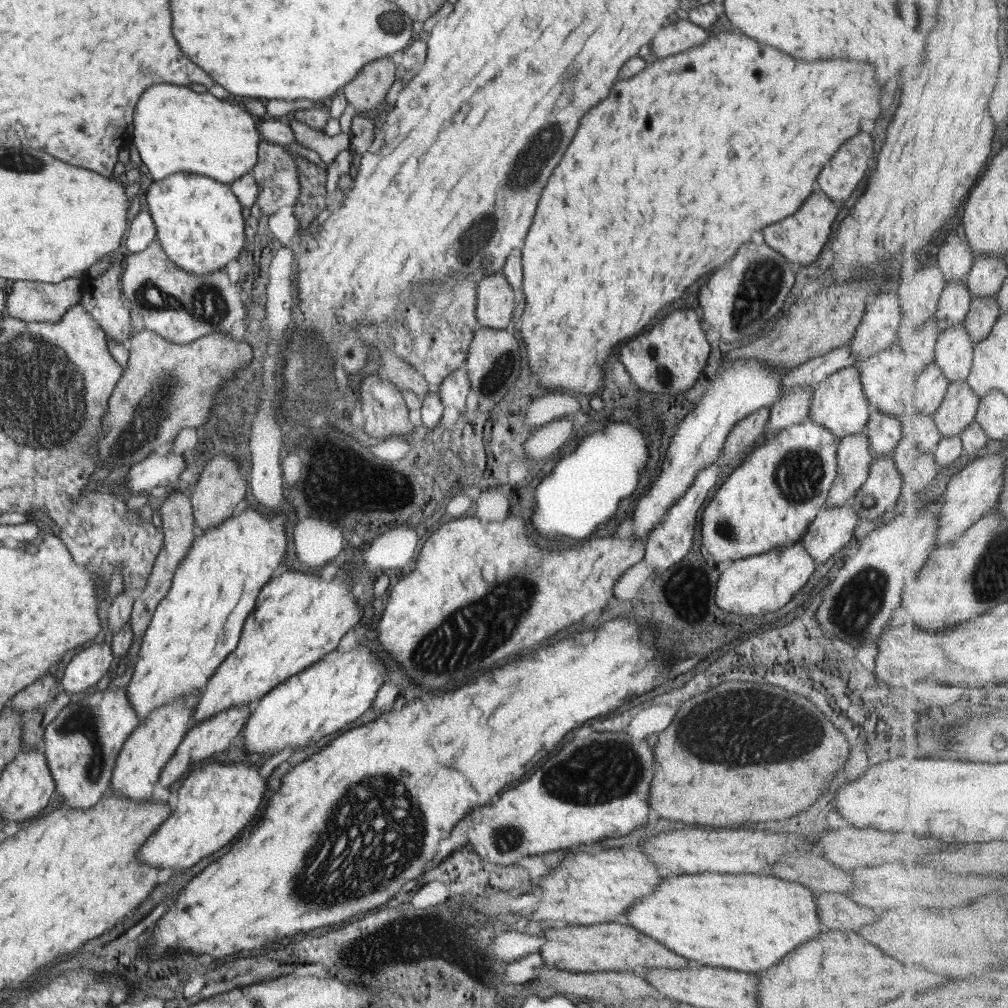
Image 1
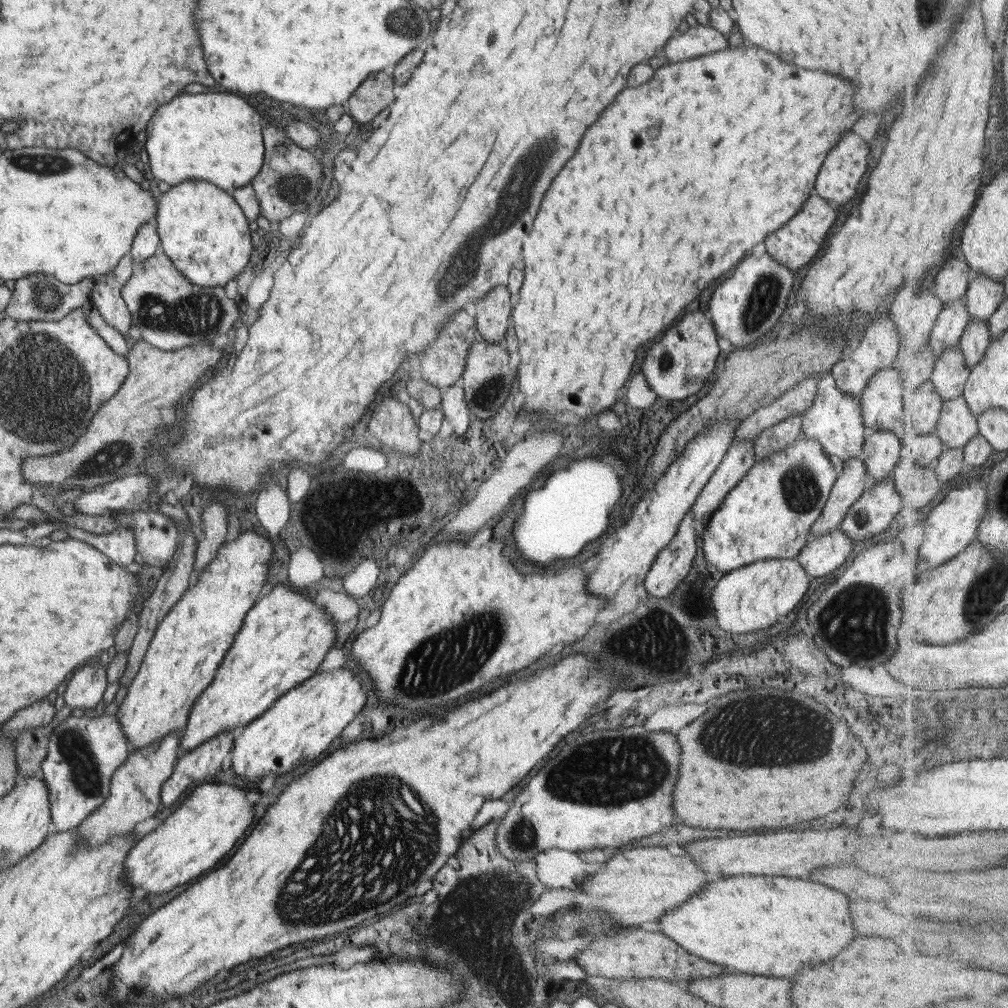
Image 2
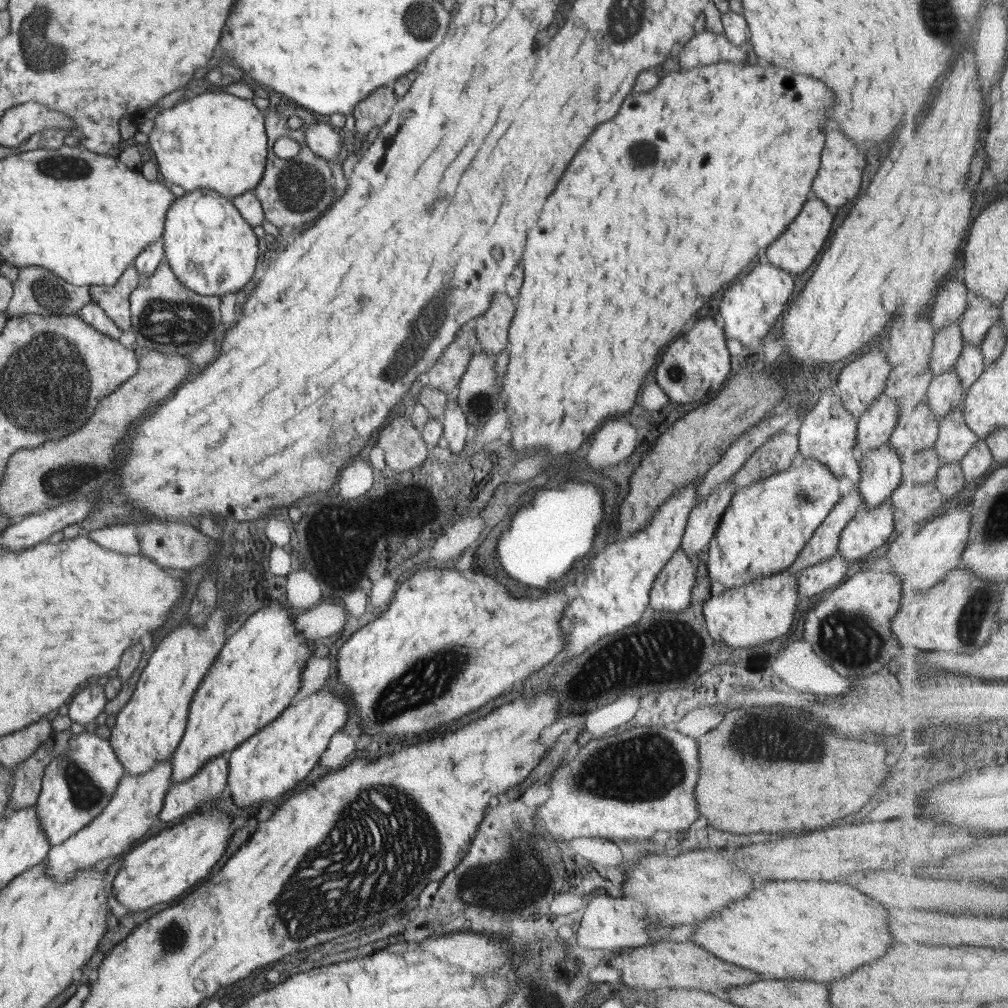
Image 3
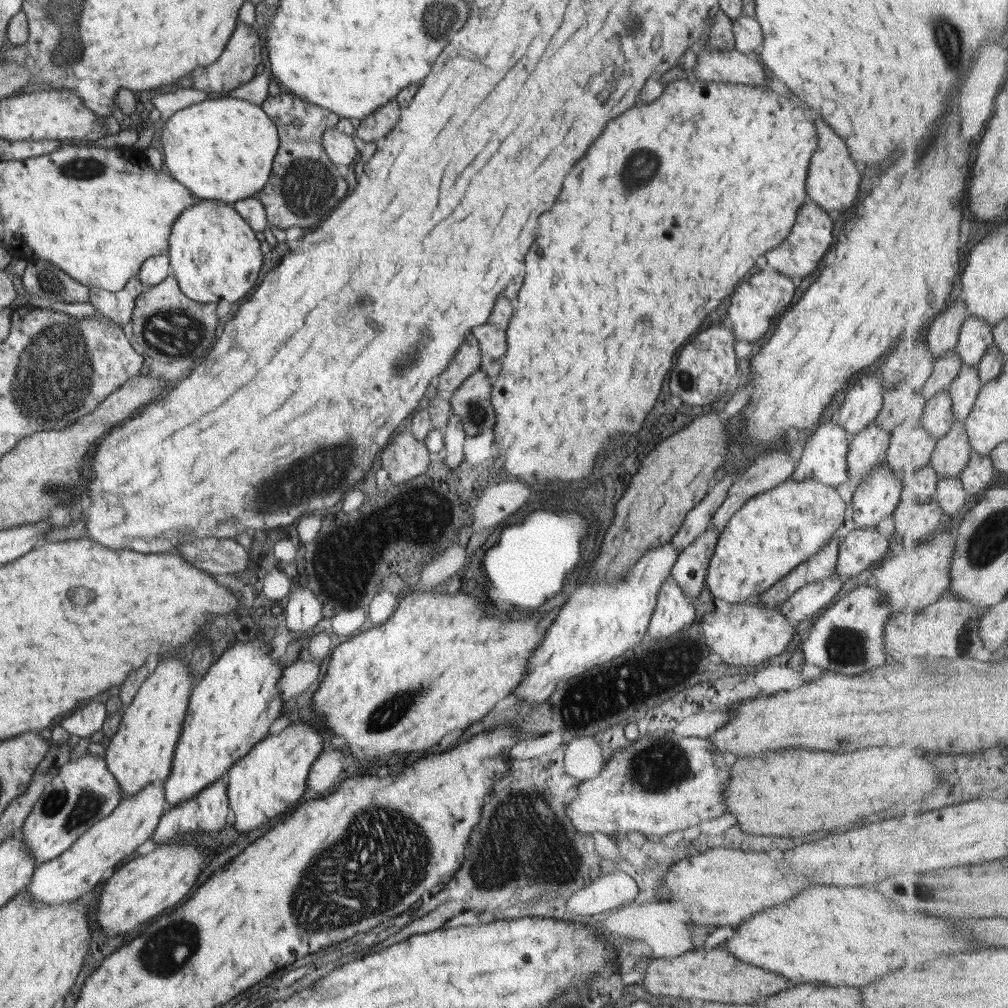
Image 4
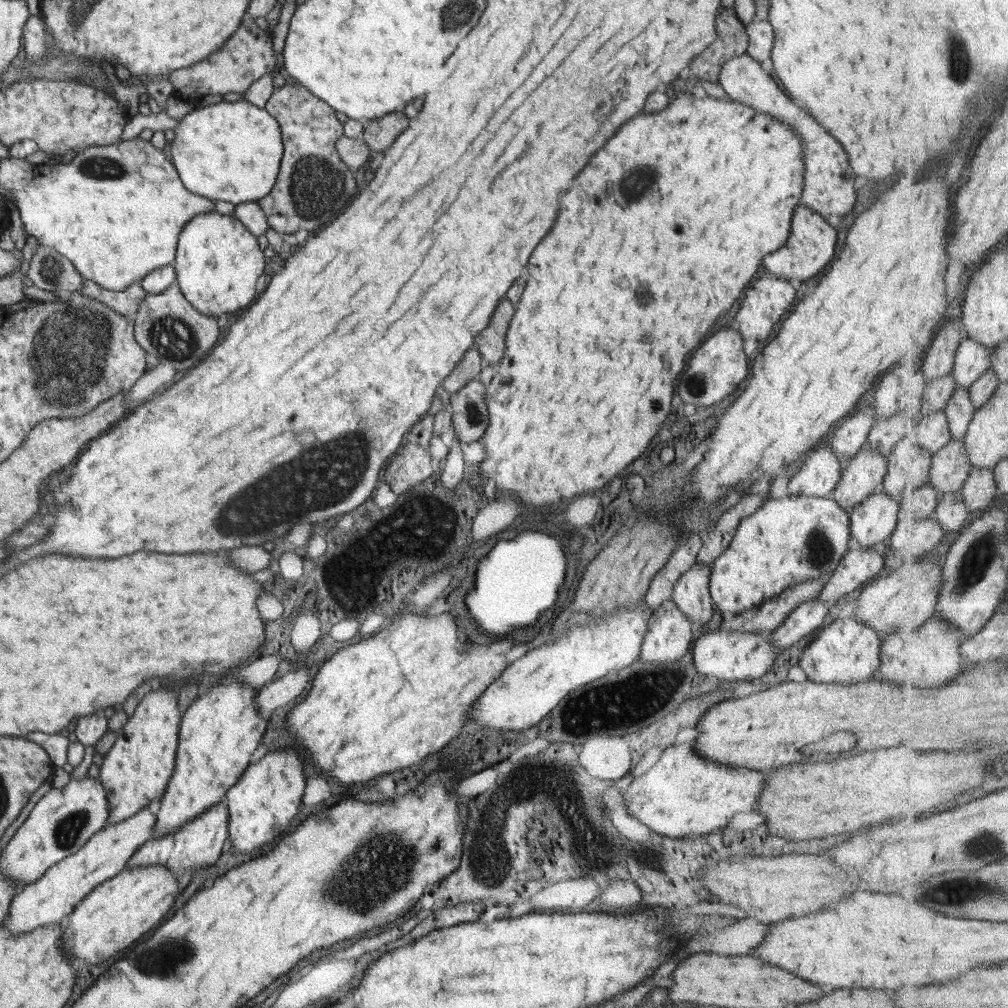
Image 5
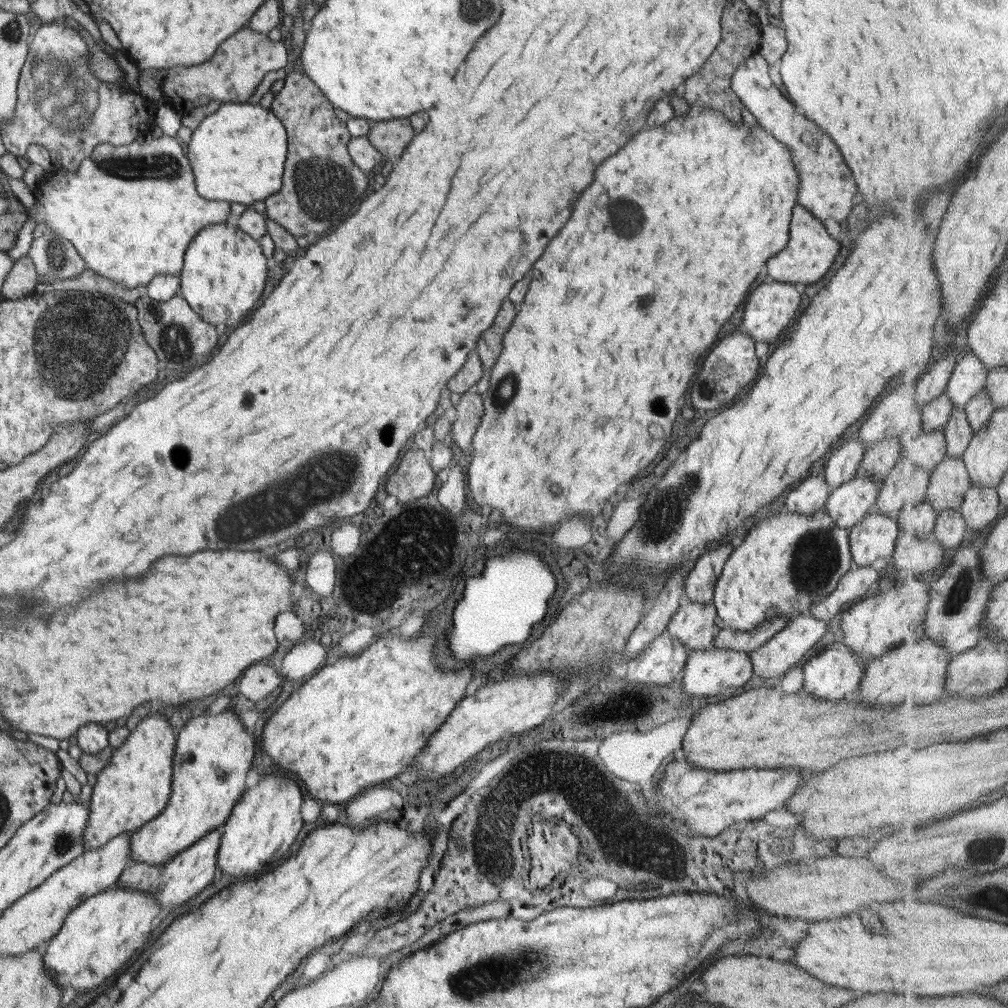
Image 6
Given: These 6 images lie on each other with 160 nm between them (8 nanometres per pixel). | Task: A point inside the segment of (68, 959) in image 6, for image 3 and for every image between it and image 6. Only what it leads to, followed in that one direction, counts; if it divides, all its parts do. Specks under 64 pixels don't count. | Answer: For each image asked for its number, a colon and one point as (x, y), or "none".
3: (168, 864)
4: (143, 888)
5: (117, 913)

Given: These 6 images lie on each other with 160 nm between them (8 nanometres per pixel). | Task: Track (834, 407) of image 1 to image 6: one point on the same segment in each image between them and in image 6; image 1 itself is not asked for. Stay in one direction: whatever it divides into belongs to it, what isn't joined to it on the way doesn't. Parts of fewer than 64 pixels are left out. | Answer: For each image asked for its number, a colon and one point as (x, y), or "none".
2: (835, 419)
3: (828, 432)
4: (824, 458)
5: (821, 471)
6: (810, 496)

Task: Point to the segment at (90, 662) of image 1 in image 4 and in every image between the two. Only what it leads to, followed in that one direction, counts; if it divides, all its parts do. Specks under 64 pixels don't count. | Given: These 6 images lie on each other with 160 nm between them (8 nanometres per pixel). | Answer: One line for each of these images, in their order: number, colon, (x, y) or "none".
2: (86, 687)
3: (87, 705)
4: (90, 719)

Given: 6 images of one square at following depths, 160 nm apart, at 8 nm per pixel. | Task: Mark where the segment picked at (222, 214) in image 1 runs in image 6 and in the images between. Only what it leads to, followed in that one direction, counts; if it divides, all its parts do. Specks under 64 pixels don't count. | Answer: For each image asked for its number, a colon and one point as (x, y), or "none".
2: (202, 230)
3: (212, 250)
4: (214, 255)
5: (218, 261)
6: (224, 272)

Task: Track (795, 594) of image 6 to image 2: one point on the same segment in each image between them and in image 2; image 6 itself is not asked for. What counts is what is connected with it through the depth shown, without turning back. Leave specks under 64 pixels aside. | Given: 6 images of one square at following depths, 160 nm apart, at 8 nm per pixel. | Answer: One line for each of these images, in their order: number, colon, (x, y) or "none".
2: (770, 513)
3: (766, 525)
4: (775, 531)
5: (786, 541)

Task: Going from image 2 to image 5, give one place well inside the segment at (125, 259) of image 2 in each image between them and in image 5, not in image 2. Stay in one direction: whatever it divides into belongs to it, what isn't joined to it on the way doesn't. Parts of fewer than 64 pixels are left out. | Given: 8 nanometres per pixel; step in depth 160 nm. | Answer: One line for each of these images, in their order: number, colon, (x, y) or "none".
3: (115, 300)
4: (118, 306)
5: (126, 302)

